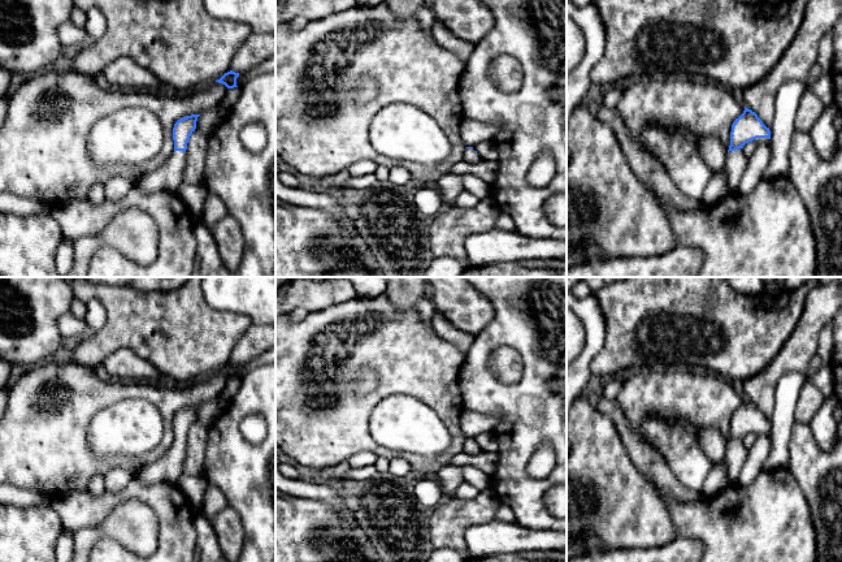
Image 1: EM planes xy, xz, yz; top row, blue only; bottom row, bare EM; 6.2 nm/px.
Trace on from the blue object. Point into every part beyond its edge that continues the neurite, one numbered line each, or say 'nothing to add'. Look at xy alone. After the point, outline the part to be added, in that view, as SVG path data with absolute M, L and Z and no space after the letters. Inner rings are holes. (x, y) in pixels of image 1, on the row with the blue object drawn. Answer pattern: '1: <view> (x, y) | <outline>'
1: xy (168, 177) | M173 151L170 157L156 170L146 174L136 187L142 193L172 191L177 193L182 182L186 164L185 151Z

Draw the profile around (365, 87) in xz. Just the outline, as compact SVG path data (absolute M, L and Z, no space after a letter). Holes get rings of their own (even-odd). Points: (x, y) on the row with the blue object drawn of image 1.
M363 75L353 86L352 95L357 101L365 103L378 92L378 83L369 75Z

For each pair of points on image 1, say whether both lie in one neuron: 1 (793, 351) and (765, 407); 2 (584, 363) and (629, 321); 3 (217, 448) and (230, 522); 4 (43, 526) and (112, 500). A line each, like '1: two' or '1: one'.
1: one
2: two
3: two
4: two

